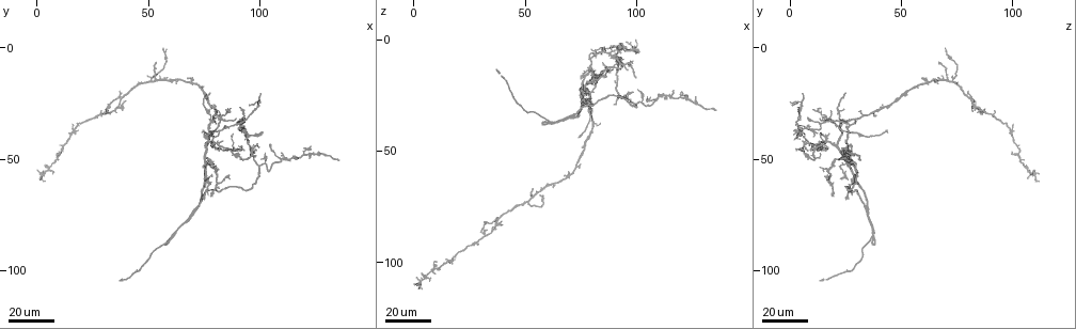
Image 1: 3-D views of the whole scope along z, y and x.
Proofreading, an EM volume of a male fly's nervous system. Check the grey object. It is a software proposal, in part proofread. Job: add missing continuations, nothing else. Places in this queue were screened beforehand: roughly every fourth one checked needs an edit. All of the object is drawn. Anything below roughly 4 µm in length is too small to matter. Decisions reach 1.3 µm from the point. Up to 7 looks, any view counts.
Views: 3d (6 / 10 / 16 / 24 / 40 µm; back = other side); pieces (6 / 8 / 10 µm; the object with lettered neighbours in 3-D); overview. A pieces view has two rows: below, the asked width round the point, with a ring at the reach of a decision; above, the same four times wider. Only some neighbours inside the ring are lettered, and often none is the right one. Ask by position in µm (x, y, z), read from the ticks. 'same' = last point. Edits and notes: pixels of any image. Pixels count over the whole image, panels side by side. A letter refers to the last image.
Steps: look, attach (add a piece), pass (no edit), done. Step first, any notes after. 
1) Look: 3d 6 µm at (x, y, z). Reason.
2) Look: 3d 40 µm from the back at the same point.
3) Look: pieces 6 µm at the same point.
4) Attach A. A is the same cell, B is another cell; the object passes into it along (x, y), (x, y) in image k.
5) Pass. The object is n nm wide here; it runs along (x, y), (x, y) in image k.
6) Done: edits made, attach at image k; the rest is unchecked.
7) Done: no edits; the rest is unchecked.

Look: 3d 24 µm at (100, 44, 17). Tapers out.

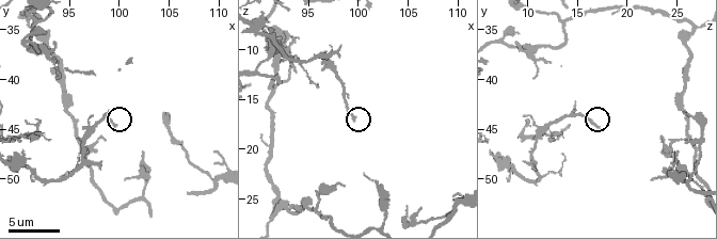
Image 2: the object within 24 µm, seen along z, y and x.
Look: pieces 10 µm at (99.4, 44.6, 16.8).

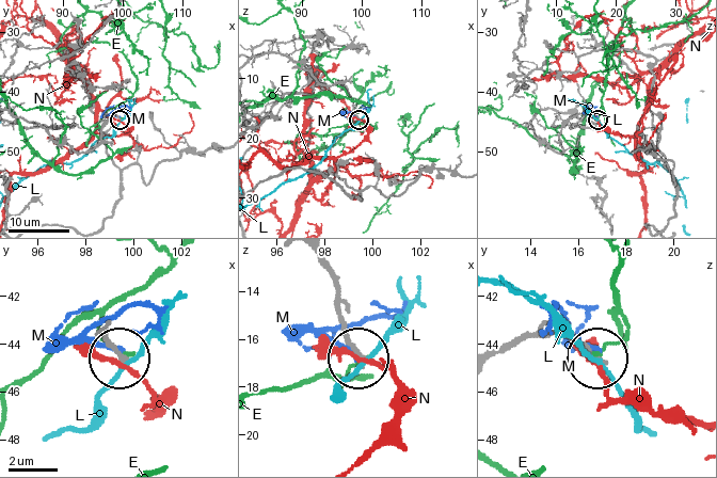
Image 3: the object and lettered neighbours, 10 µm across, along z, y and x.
Pass. E, L, M and N are other cells; it runs along (321, 256), (356, 359) in image 3; no lettered piece goes on from it.

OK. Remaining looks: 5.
Look: 3d 24 µm at (135, 51, 32). Branch stops here.

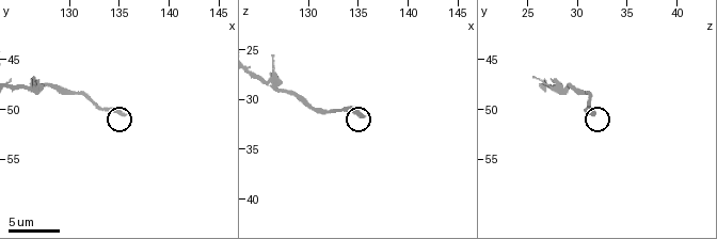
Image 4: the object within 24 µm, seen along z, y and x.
Look: pieces 8 µm at (135.6, 50.6, 31.6). What lies round it.

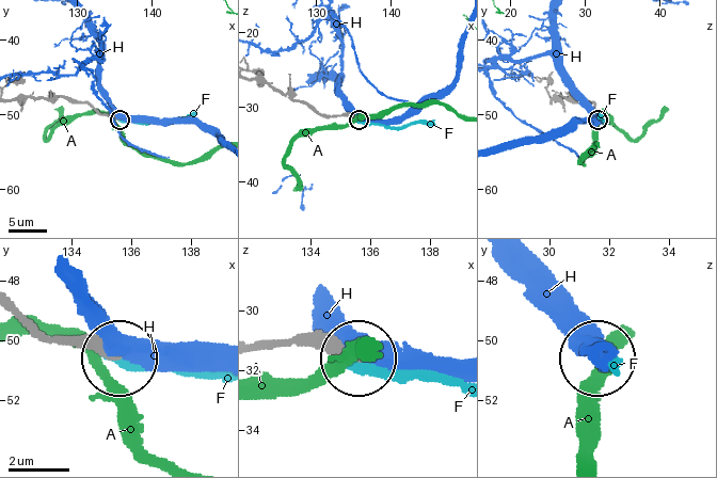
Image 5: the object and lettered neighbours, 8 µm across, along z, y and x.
Pass. The object is 250 nm wide here; A, F and H are other cells; no lettered piece goes on from it.

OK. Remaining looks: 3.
Look: 3d 40 µm at (102, 38, 7). Long arm stops here.

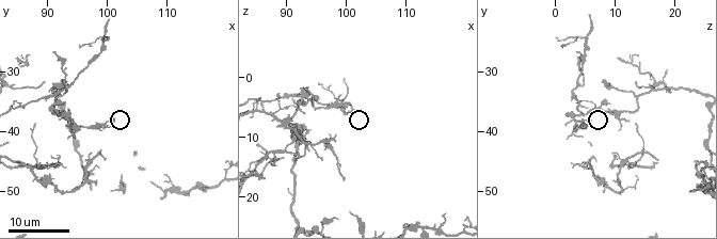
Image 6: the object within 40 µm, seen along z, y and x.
Look: pieces 10 µm at (101.0, 38.5, 5.5).

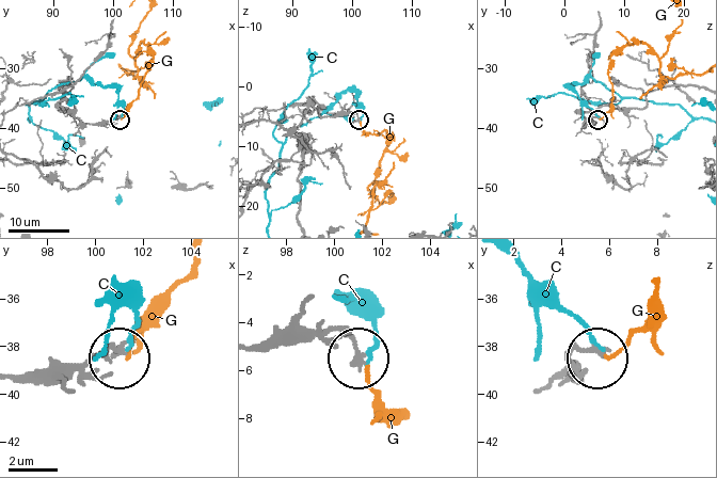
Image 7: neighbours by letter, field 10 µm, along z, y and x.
Pass. C and G are other cells; it runs along (257, 349), (336, 331), (349, 337), (359, 360) in image 7; none of them fits.

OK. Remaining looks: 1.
Done: no edits; the rest is unchecked.

